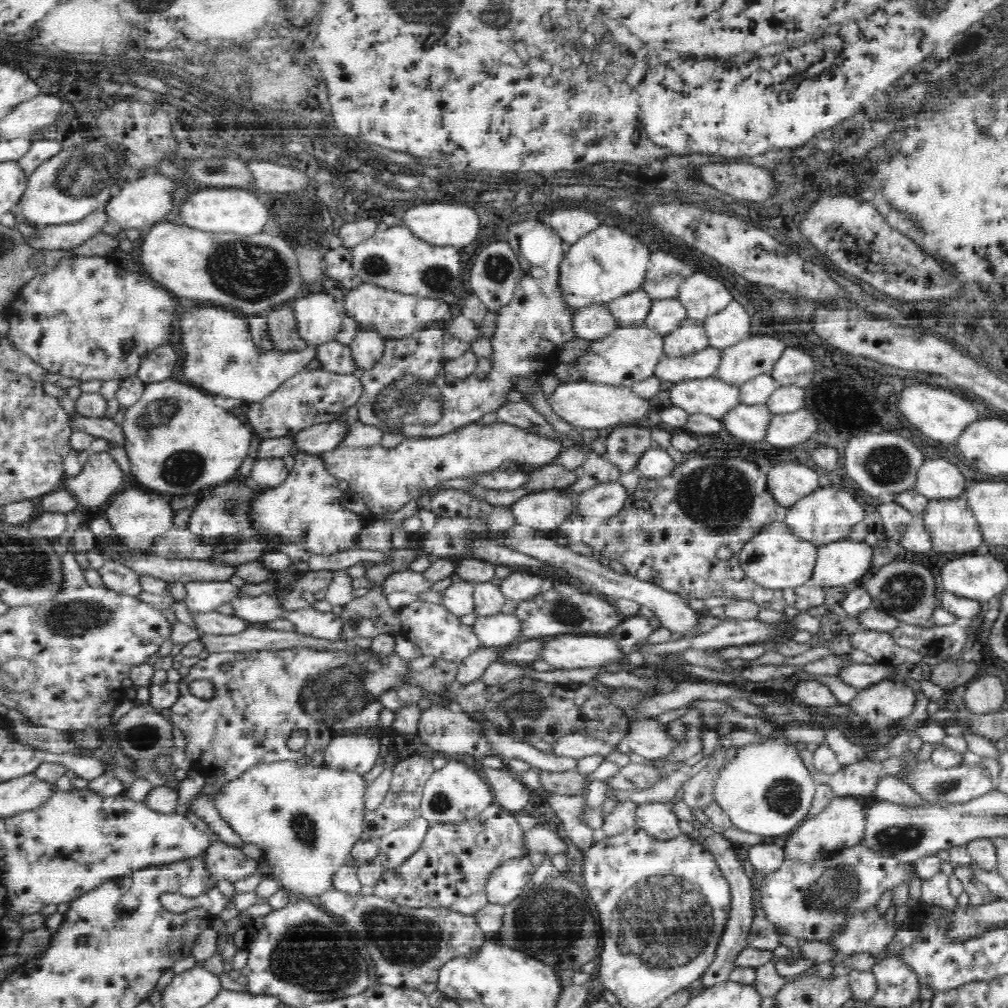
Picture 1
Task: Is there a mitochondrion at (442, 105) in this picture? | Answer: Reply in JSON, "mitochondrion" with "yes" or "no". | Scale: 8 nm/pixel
{"mitochondrion":"no"}

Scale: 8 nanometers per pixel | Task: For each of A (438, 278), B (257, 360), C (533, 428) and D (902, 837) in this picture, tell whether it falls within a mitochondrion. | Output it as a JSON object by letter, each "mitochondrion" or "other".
{"A":"mitochondrion","B":"other","C":"other","D":"mitochondrion"}

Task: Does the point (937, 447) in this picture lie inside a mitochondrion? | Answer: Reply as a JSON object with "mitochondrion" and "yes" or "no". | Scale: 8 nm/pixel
{"mitochondrion":"no"}

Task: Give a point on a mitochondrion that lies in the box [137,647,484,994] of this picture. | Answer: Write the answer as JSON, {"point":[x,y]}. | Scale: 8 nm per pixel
{"point":[412,941]}

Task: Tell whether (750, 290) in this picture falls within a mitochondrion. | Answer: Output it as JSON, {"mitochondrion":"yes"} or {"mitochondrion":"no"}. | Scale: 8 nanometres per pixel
{"mitochondrion":"no"}

